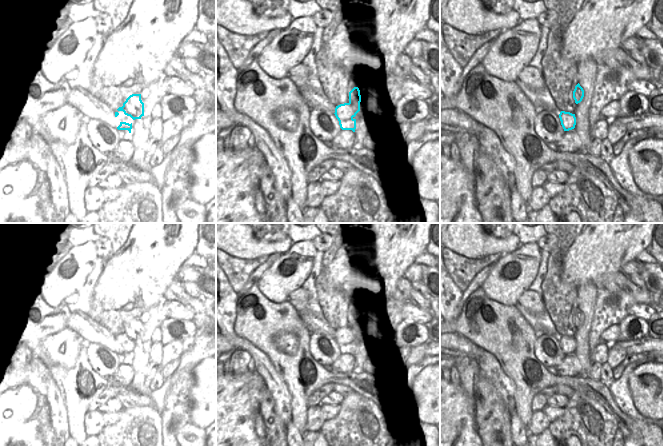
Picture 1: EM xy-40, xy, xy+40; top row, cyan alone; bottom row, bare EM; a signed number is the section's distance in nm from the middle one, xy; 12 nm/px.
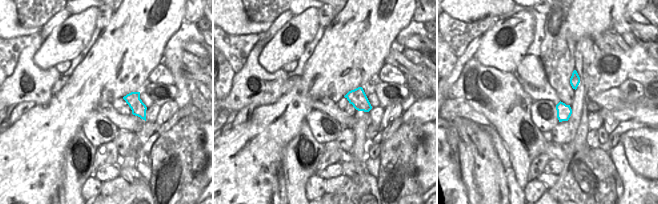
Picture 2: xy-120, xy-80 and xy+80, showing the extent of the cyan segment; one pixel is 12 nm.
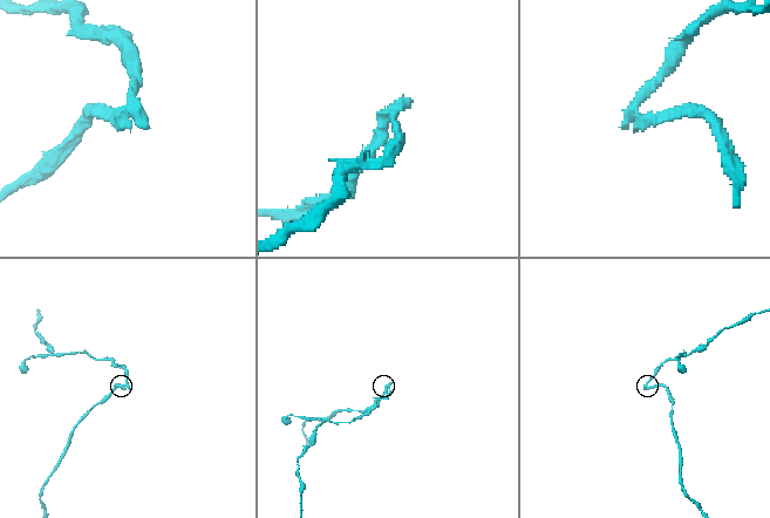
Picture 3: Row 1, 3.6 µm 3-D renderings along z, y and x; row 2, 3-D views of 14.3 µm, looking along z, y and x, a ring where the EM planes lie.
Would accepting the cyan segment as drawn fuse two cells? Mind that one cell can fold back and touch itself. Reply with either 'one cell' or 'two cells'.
two cells

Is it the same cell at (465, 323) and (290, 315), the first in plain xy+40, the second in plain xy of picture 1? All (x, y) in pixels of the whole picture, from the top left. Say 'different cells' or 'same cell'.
same cell

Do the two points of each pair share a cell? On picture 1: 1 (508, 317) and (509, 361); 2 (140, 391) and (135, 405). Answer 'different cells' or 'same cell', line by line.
1: same cell
2: different cells

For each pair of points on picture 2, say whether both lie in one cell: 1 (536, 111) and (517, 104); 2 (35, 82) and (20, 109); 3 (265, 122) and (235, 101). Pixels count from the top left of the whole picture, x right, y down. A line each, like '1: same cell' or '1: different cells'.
1: different cells
2: different cells
3: different cells

